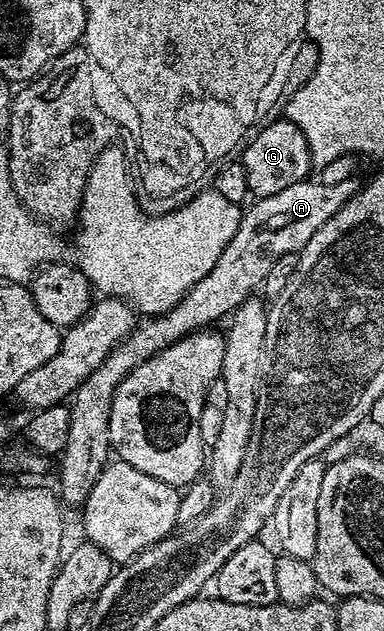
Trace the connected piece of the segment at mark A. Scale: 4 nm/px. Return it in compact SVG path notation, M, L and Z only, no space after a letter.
M315 178L299 180L294 186L286 186L282 194L262 198L253 203L253 208L243 213L240 225L230 238L222 258L214 262L214 270L199 280L179 302L161 316L141 319L129 336L113 348L112 353L102 361L80 384L70 407L70 434L66 438L60 463L60 492L58 496L65 505L83 505L90 494L98 474L110 460L110 410L120 383L143 361L149 360L164 348L178 343L184 336L207 329L215 320L231 317L239 304L249 299L252 292L263 285L266 274L278 258L298 254L314 238L314 234L343 204L358 191L358 184L352 180L336 180L333 184L319 184Z

